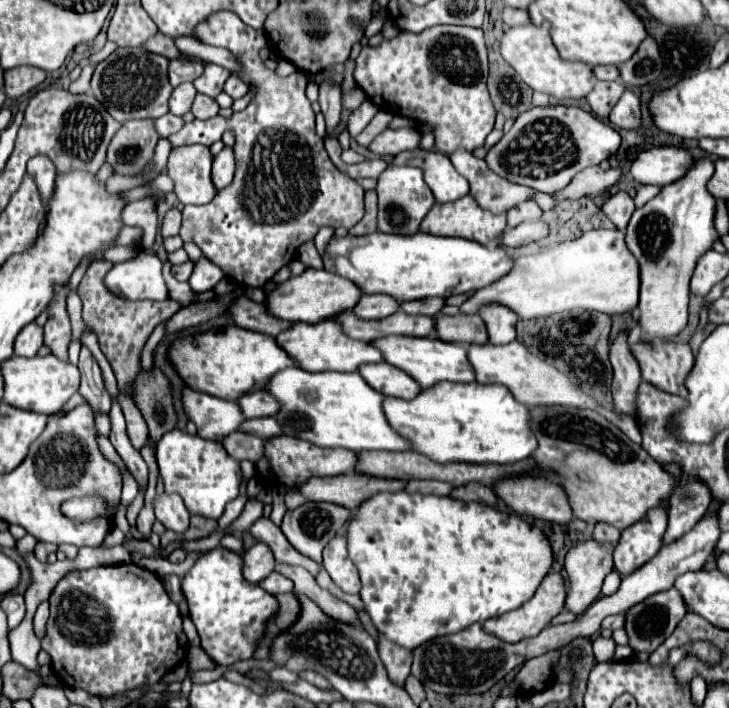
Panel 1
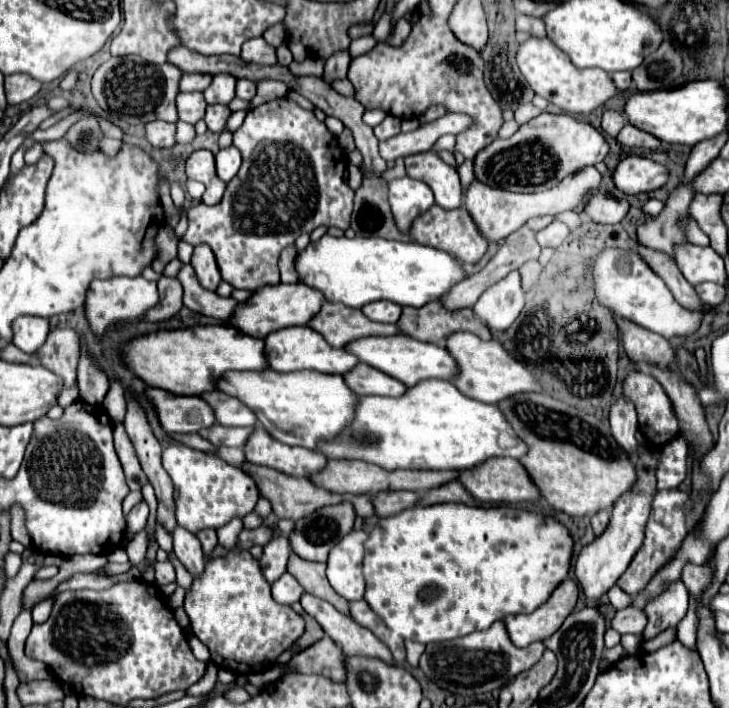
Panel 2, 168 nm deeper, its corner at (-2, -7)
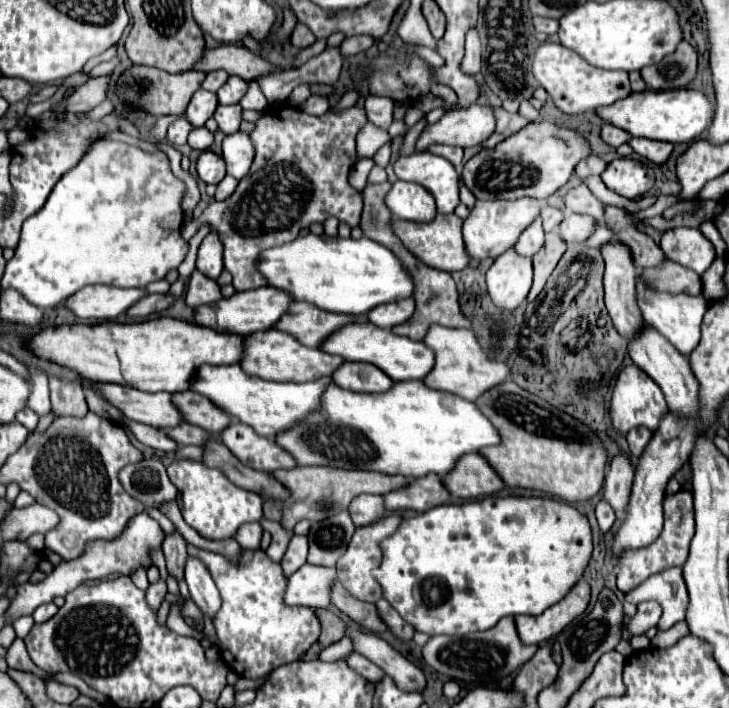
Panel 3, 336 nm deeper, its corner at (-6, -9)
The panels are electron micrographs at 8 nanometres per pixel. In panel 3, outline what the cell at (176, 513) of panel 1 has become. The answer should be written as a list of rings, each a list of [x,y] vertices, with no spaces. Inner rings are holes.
[[[188,557],[184,579],[188,583],[190,595],[194,603],[200,607],[200,611],[214,617],[214,613],[220,609],[220,593],[218,587],[208,571],[208,567],[198,561],[198,557]]]

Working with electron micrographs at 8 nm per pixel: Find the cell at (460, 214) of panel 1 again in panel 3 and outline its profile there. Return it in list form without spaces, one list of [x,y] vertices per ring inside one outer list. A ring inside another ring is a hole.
[[[438,213],[434,217],[434,221],[430,223],[414,223],[414,221],[402,221],[402,219],[394,219],[392,223],[394,233],[400,237],[400,241],[418,257],[422,259],[426,265],[440,269],[440,271],[462,271],[464,267],[470,265],[470,255],[466,251],[466,243],[462,237],[462,219],[454,213],[442,215]]]

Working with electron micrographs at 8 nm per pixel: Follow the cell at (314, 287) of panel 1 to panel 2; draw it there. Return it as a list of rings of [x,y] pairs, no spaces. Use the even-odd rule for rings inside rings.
[[[304,283],[266,285],[266,287],[256,289],[248,301],[236,305],[228,325],[240,329],[242,333],[246,333],[250,337],[264,339],[272,331],[292,327],[292,325],[306,325],[310,321],[310,317],[314,317],[314,313],[318,313],[318,309],[322,307],[324,301],[326,299],[320,291],[316,291]]]

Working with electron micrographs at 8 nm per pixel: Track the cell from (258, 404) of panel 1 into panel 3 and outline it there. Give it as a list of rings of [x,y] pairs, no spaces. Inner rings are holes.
[[[184,391],[174,395],[174,403],[182,411],[184,419],[192,425],[198,425],[210,433],[218,433],[232,423],[232,415],[216,407],[208,397],[196,391]]]

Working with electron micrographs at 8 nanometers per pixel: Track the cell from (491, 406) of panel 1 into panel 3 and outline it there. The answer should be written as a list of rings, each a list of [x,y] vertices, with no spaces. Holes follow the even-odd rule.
[[[400,381],[386,393],[352,393],[332,383],[326,389],[326,395],[322,395],[320,411],[310,415],[310,419],[292,431],[280,433],[276,443],[292,453],[300,465],[330,465],[344,469],[352,467],[416,479],[428,473],[438,473],[444,477],[454,469],[462,455],[498,445],[502,443],[502,437],[474,403],[454,393],[430,389],[424,381]]]

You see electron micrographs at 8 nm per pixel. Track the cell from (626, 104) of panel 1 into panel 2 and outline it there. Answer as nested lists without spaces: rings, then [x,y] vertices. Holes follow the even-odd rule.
[[[630,123],[624,125],[624,129],[618,133],[618,143],[626,145],[626,147],[642,147],[642,149],[658,149],[660,147],[660,139],[656,139],[654,135],[640,131],[636,127],[632,127]]]

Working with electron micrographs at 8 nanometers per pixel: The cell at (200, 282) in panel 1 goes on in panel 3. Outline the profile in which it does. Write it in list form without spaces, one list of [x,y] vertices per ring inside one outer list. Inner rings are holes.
[[[208,233],[198,249],[196,269],[204,273],[208,279],[218,279],[224,265],[222,265],[222,243],[216,233]]]

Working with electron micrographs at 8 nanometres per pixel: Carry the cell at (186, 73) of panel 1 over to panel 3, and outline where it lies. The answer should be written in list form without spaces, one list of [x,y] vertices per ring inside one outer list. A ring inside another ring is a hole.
[[[212,71],[212,73],[208,73],[206,75],[206,79],[202,81],[202,89],[206,89],[206,91],[212,91],[212,93],[216,93],[224,83],[226,83],[226,79],[228,79],[228,75],[226,75],[226,71]]]

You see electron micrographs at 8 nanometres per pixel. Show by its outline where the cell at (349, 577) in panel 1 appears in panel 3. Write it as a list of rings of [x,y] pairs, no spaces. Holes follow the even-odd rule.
[[[388,515],[386,519],[380,519],[378,523],[372,523],[372,525],[366,525],[366,527],[358,527],[354,537],[352,537],[352,541],[348,543],[348,551],[338,559],[338,563],[336,563],[338,581],[356,599],[362,599],[362,601],[368,601],[368,603],[376,603],[382,597],[380,585],[372,577],[372,569],[378,567],[378,563],[382,559],[382,551],[380,551],[378,543],[382,539],[386,539],[388,535],[392,535],[398,529],[398,525],[400,525],[400,517],[398,515]]]

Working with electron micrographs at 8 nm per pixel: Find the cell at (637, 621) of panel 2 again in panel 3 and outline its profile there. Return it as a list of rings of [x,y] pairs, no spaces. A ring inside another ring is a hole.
[[[656,601],[640,603],[636,615],[630,617],[630,621],[626,623],[626,631],[630,635],[644,635],[648,629],[652,629],[658,623],[660,613],[662,613],[662,609]]]

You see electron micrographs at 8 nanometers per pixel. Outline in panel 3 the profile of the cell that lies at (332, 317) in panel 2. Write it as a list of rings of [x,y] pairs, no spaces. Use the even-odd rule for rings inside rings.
[[[296,301],[292,303],[290,311],[278,321],[276,327],[280,331],[294,335],[306,347],[320,347],[322,341],[326,341],[326,337],[330,337],[334,331],[356,321],[366,321],[366,319],[356,315],[330,313],[312,303]]]

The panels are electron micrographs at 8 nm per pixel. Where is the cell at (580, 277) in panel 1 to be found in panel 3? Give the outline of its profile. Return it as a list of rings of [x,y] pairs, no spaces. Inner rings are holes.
[[[638,277],[636,281],[636,299],[638,307],[646,319],[646,323],[656,329],[662,337],[666,337],[682,355],[690,355],[701,339],[701,324],[704,313],[710,307],[710,301],[704,297],[692,297],[686,293],[668,293],[668,291],[656,291],[650,283]]]

